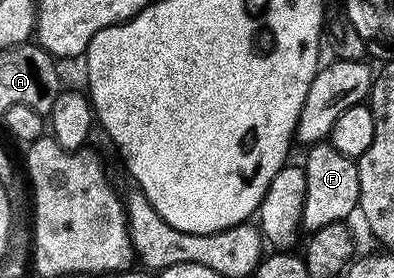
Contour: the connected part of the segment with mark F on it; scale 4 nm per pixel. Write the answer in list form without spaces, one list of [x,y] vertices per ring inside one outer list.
[[[329,141],[313,144],[304,162],[306,173],[306,192],[302,206],[302,227],[307,232],[324,229],[324,225],[349,220],[349,215],[359,210],[360,177],[358,164],[340,153]]]

